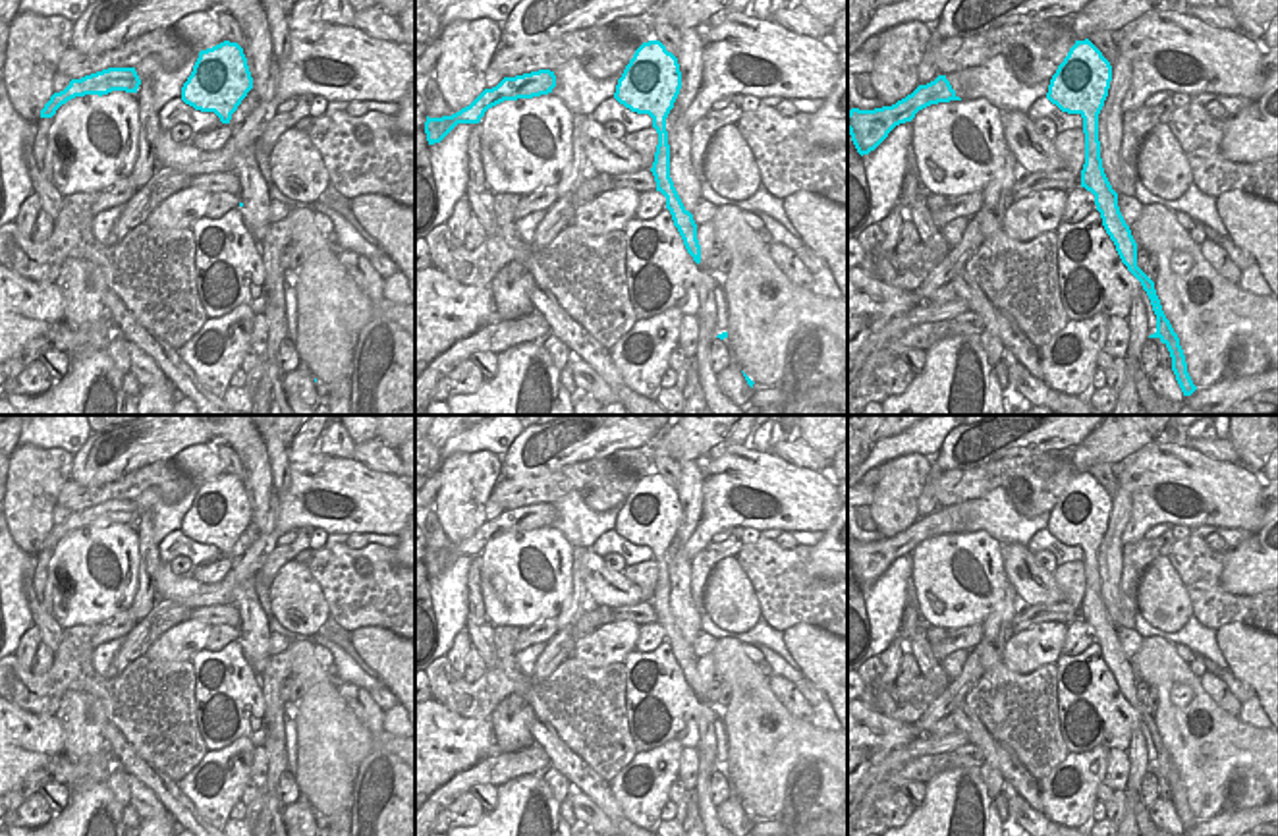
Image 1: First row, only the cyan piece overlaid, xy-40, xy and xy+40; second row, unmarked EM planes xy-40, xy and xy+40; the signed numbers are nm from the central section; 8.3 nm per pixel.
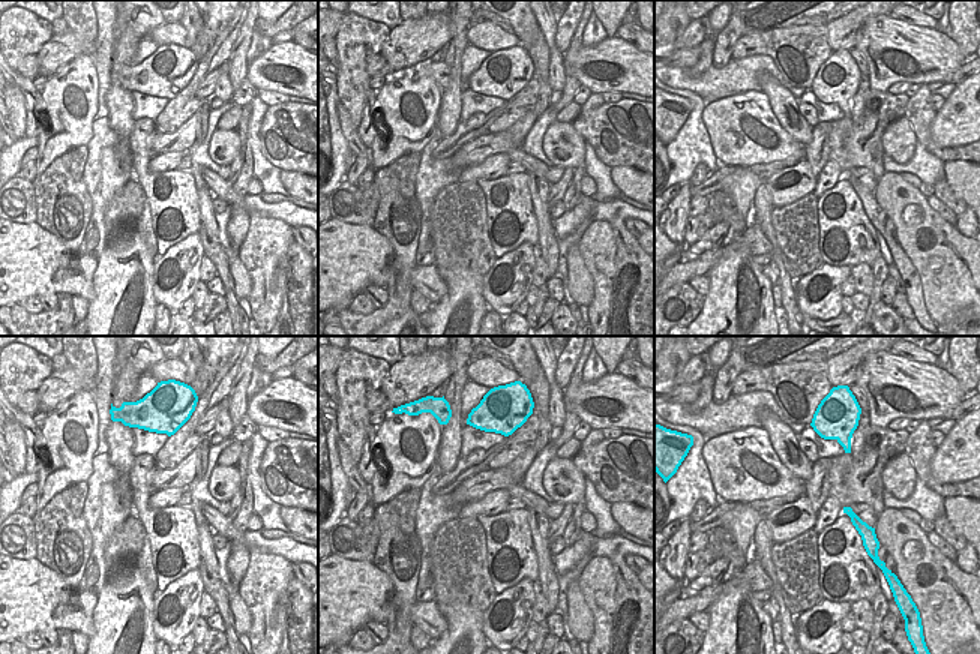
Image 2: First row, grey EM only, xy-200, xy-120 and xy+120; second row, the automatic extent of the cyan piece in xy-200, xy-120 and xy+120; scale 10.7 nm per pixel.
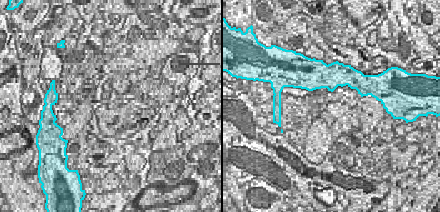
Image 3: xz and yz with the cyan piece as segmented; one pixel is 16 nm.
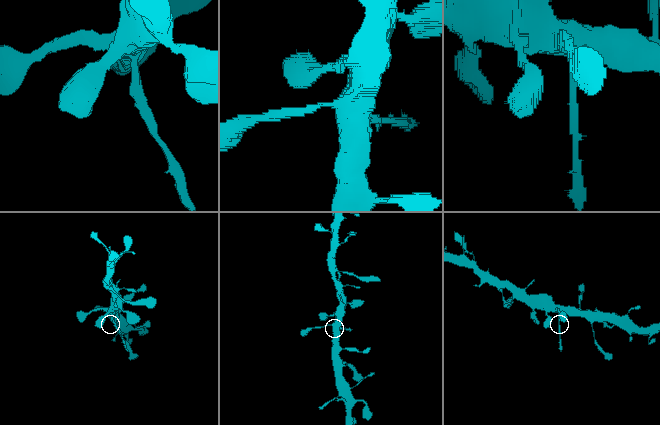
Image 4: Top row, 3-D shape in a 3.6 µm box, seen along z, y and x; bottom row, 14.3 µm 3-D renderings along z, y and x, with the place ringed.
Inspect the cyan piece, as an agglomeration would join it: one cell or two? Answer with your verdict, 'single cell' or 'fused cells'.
fused cells

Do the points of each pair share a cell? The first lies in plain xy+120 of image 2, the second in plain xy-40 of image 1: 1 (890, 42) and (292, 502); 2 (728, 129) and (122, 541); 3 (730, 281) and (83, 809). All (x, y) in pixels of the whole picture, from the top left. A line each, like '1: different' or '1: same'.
1: same
2: same
3: same

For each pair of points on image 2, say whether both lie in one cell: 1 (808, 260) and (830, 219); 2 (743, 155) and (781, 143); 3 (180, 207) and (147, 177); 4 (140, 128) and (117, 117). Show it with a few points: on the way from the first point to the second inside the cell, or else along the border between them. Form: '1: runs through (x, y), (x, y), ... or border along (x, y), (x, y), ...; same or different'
1: border along (818, 204), (818, 251), (824, 261); different
2: runs through (752, 150), (772, 150); same
3: runs through (168, 201), (156, 200), (152, 189); same
4: border along (135, 120), (128, 141); different

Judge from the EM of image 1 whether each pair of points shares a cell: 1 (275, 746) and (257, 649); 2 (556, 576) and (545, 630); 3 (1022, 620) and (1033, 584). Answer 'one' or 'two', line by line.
1: one
2: two
3: two

